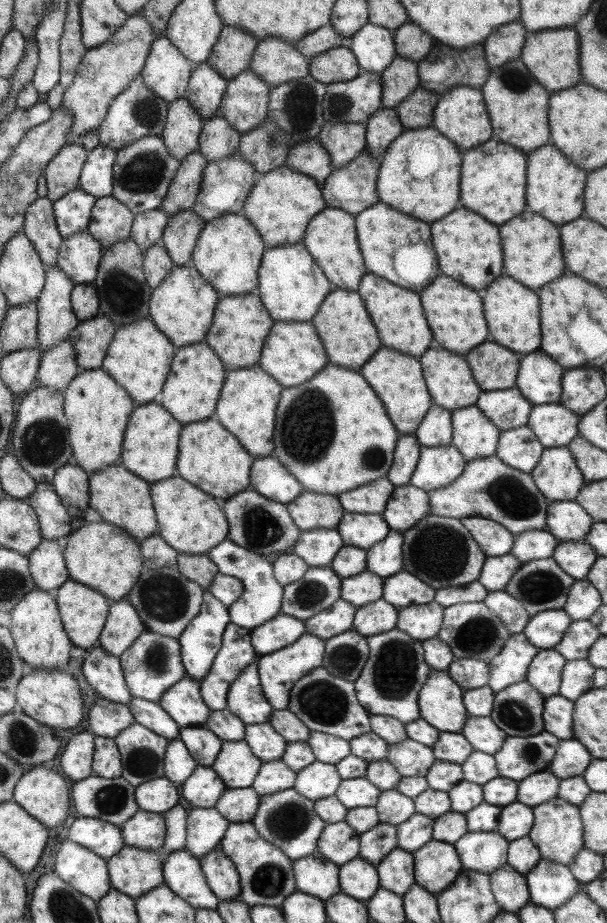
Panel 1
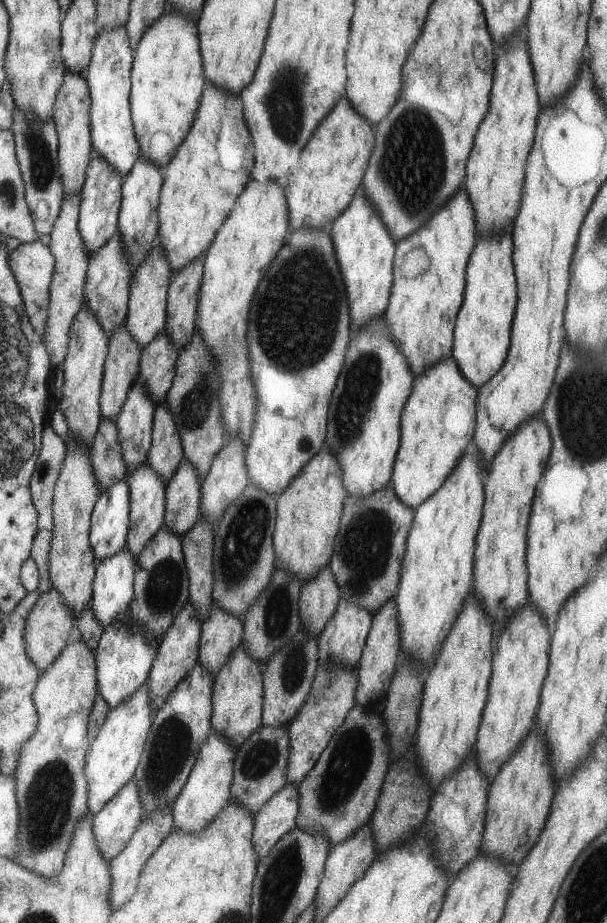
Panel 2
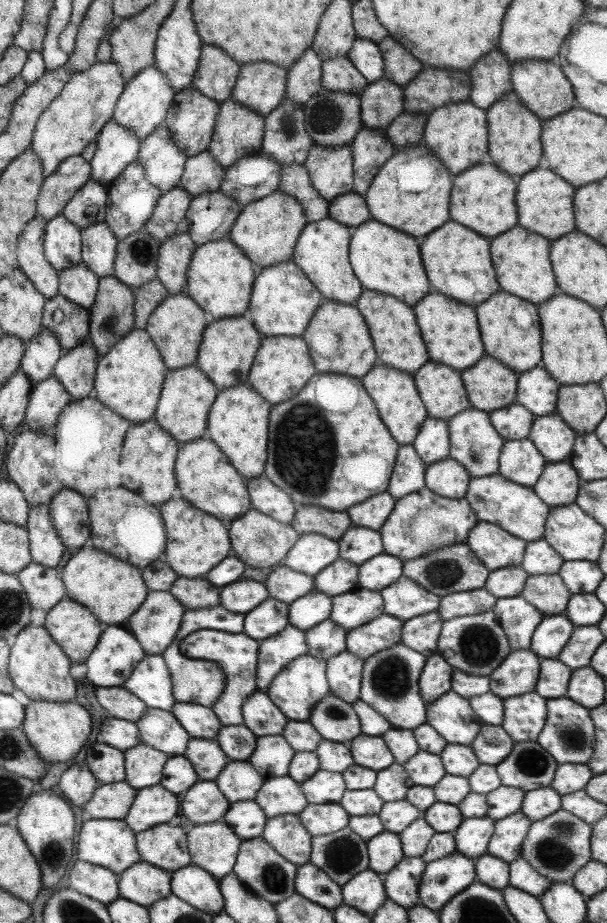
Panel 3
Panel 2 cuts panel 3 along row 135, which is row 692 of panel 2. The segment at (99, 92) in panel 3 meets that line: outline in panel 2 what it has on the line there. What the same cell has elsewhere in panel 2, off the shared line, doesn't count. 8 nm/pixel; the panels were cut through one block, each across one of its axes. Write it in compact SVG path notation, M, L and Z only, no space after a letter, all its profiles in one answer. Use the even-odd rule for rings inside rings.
M80 639L67 644L61 654L41 672L34 687L33 702L37 708L38 728L25 742L13 778L20 818L18 830L18 854L11 860L27 871L52 877L63 867L76 821L87 812L87 780L84 774L85 760L90 744L87 724L95 696L98 695L94 652Z

